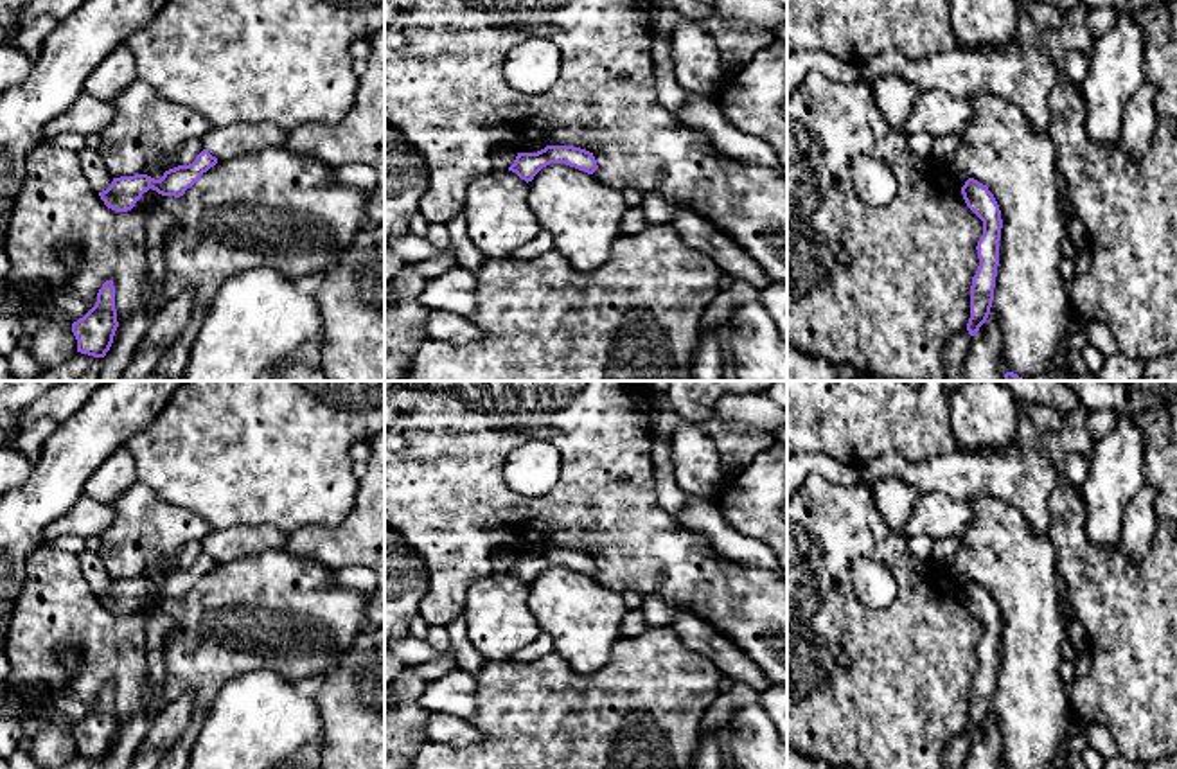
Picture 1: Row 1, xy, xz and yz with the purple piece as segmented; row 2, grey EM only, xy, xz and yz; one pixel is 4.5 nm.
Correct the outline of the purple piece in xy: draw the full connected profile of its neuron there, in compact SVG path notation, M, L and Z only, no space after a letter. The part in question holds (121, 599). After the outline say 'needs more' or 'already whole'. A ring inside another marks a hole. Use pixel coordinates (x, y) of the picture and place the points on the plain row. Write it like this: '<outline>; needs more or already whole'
M203 552L189 568L178 568L164 575L160 582L147 577L113 580L111 588L99 595L104 607L115 614L128 614L149 591L162 598L180 600L203 575L217 566L217 561Z; already whole

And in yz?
M969 580L961 589L967 609L983 623L983 638L978 643L979 668L970 688L970 720L967 733L974 738L987 724L994 703L999 668L1001 613L987 588Z; already whole

